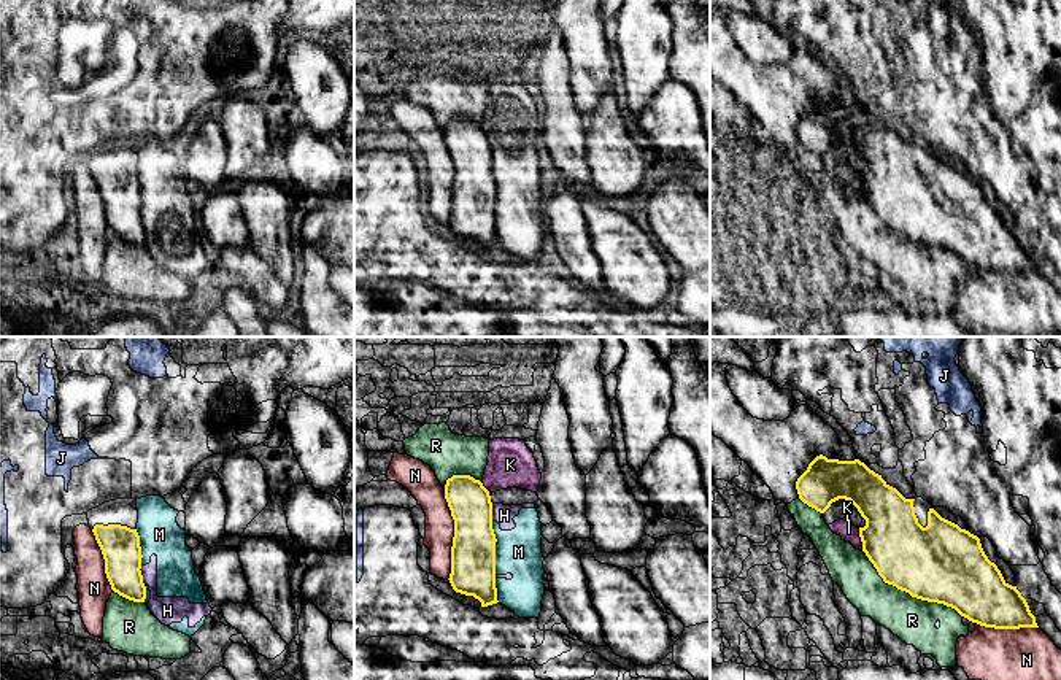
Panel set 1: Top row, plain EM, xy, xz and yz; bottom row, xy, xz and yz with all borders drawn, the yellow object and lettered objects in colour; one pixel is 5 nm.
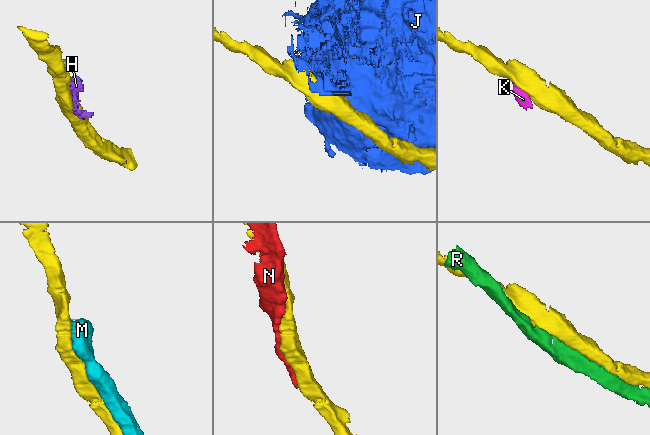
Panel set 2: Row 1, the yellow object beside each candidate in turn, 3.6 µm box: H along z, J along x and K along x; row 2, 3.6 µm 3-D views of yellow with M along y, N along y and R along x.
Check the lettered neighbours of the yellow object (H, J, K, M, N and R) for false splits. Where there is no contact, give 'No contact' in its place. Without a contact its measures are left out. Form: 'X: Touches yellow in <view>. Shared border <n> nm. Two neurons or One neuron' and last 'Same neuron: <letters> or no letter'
H: Touches yellow in xy. Shared border 110 nm. Two neurons
J: Touches yellow in yz. Shared border 40 nm. Two neurons
K: Touches yellow in yz. Shared border 120 nm. Two neurons
M: Touches yellow in xz. Shared border 280 nm. Two neurons
N: Touches yellow in xz. Shared border 460 nm. Two neurons
R: Touches yellow in yz. Shared border 600 nm. Two neurons
Same neuron: no letter

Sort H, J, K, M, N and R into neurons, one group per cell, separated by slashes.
H K M / J / N / R

